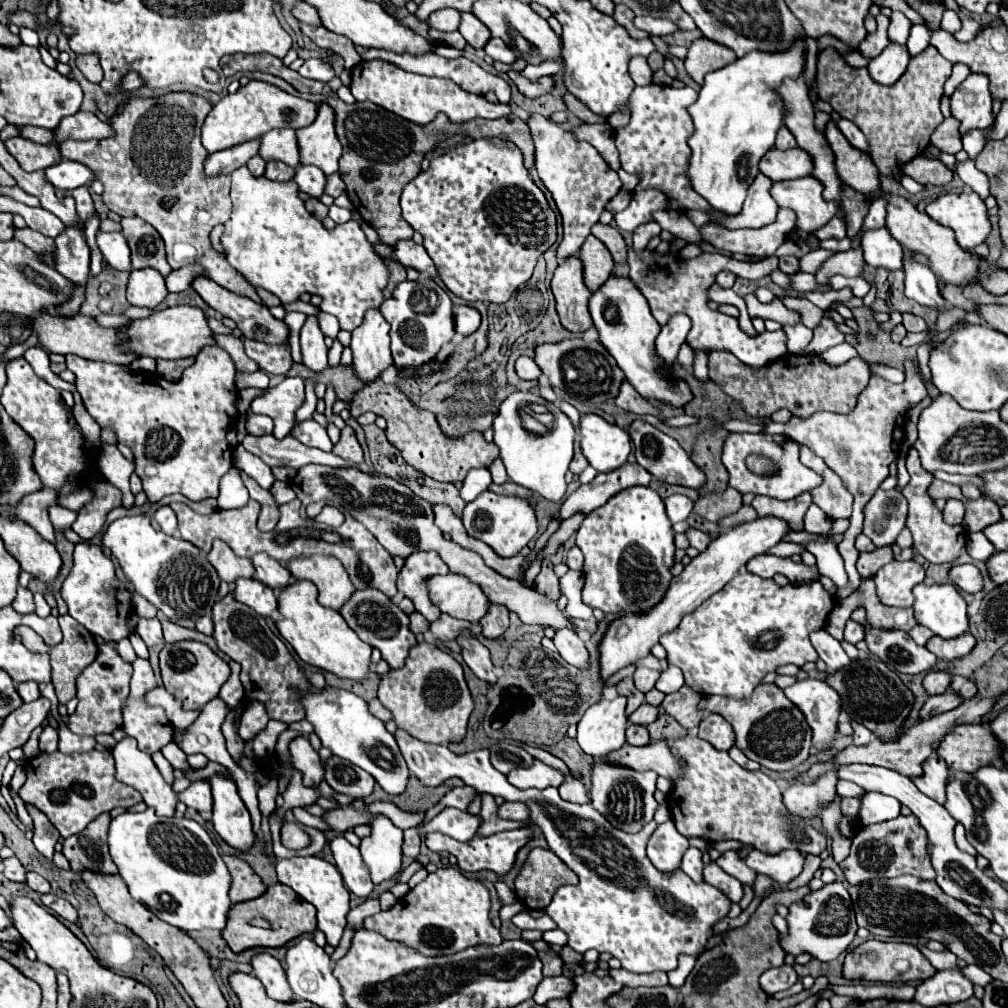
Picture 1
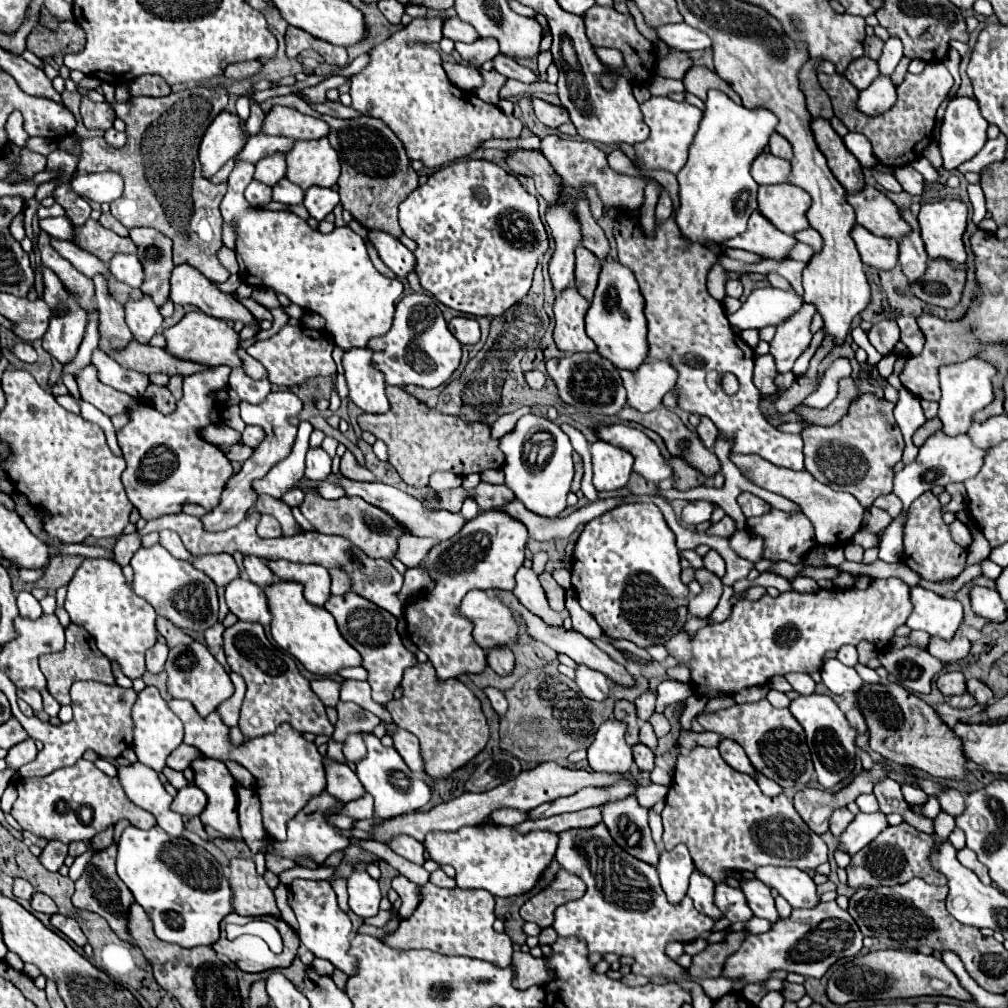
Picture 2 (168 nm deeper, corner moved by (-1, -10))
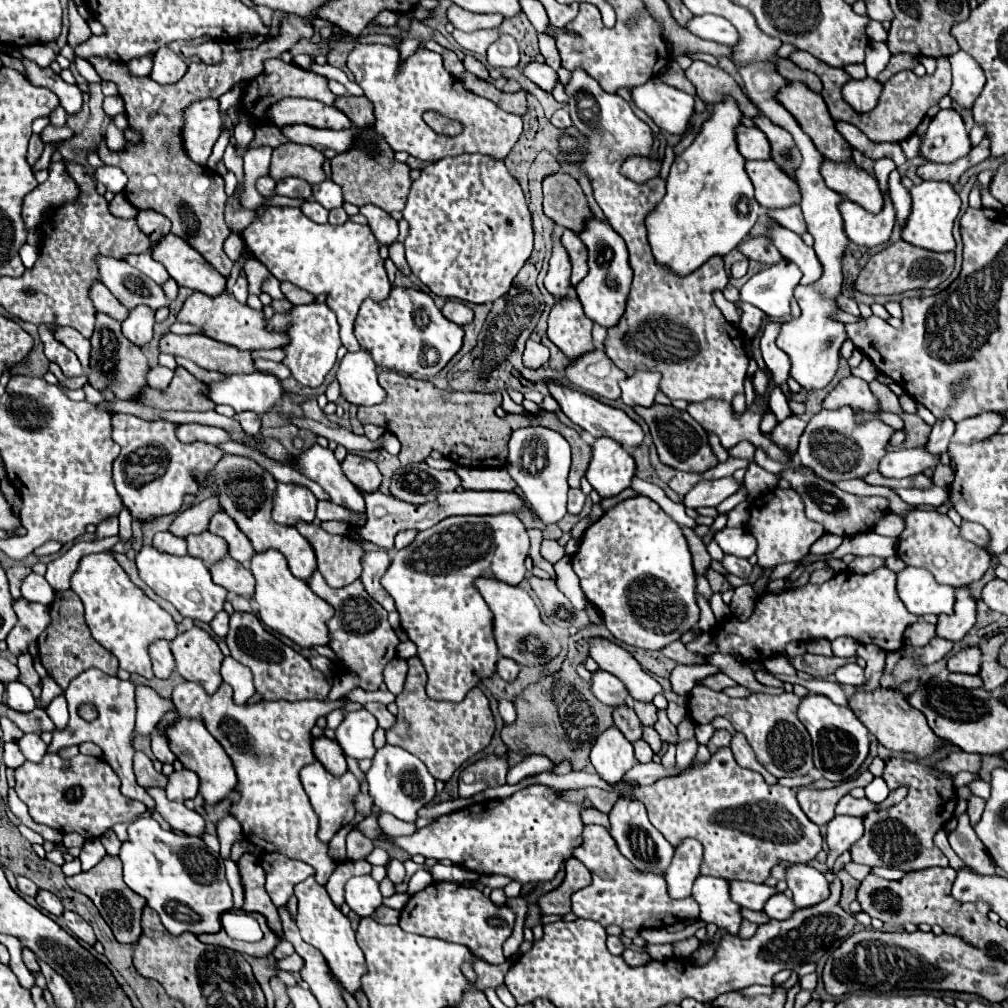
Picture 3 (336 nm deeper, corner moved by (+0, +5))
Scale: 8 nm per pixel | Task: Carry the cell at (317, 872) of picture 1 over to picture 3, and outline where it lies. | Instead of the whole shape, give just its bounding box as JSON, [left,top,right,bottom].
[295,876,365,992]

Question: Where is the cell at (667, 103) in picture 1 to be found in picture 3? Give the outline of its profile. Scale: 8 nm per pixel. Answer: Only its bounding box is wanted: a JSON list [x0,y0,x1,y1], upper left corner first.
[633,78,693,134]

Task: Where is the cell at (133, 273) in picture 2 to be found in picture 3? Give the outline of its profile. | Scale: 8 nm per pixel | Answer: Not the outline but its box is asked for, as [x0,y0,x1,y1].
[125,252,169,284]

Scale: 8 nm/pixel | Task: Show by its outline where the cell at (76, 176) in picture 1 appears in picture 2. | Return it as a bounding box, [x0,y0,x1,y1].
[70,173,124,203]

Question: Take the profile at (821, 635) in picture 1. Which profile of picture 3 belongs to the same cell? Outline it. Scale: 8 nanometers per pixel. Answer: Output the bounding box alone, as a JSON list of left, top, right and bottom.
[835,662,865,686]

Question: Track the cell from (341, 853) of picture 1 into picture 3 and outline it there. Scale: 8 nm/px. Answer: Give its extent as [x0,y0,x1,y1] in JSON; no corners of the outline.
[345,874,381,918]

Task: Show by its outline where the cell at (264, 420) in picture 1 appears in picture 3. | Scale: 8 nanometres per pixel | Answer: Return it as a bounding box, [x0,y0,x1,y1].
[237,412,261,434]

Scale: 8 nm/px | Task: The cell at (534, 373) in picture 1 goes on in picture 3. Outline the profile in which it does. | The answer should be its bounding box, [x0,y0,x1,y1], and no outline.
[523,340,549,368]

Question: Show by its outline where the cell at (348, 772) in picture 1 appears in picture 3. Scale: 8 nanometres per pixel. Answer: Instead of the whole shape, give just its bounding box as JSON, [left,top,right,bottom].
[313,736,347,776]

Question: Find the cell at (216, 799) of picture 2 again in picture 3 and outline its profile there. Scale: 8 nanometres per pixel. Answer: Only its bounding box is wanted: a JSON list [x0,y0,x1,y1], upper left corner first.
[167,718,237,806]

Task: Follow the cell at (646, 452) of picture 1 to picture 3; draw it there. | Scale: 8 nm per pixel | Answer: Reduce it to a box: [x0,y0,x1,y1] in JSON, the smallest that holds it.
[549,382,645,448]

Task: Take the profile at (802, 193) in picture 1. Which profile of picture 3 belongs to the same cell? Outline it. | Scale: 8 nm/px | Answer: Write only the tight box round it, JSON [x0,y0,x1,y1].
[747,160,801,208]

